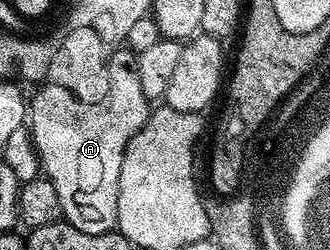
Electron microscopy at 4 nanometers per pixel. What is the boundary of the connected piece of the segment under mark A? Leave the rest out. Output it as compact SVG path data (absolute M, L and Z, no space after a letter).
M126 46L115 51L115 68L111 68L111 100L107 100L103 108L71 108L71 104L67 104L67 92L63 92L63 88L54 88L50 82L44 83L38 89L40 92L29 100L31 140L35 143L35 152L43 167L42 175L53 182L53 190L57 190L62 219L85 234L114 232L119 223L117 194L121 182L123 151L143 128L149 115L149 101L145 90L141 90L141 78L137 78L135 57L136 53Z

